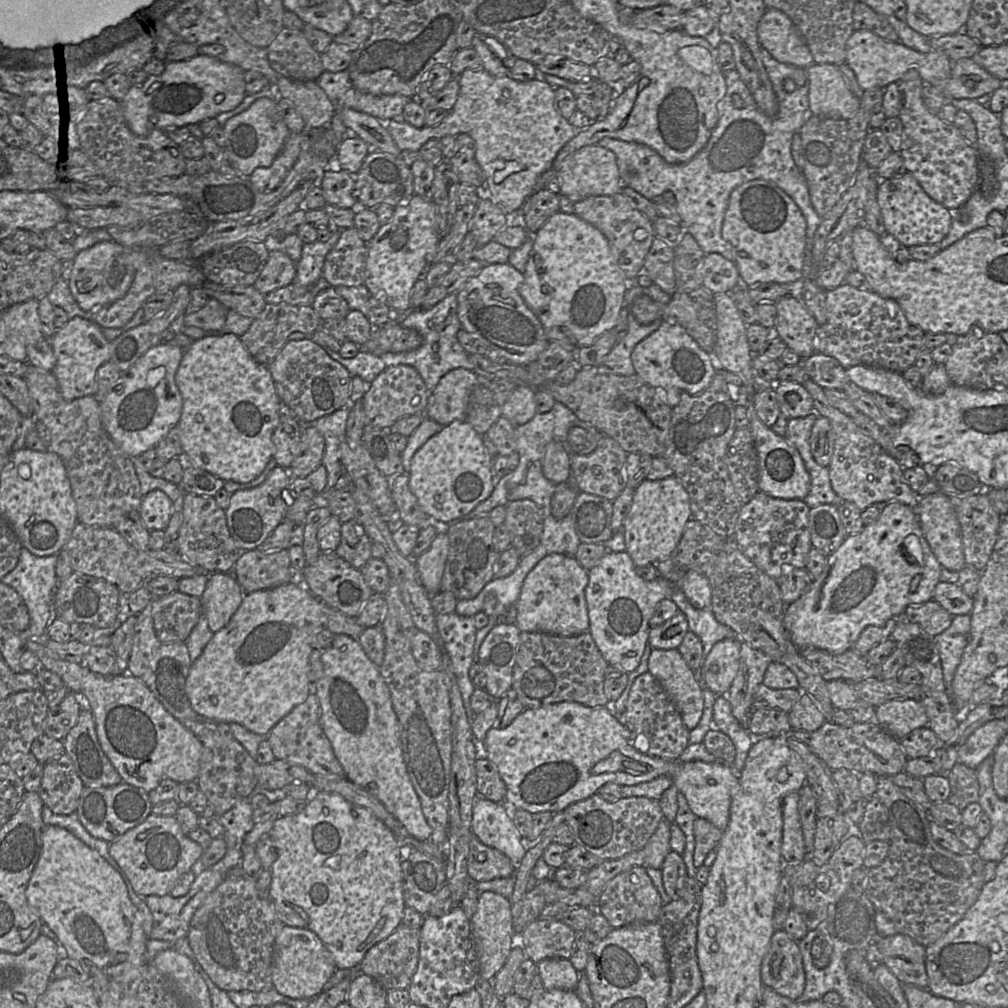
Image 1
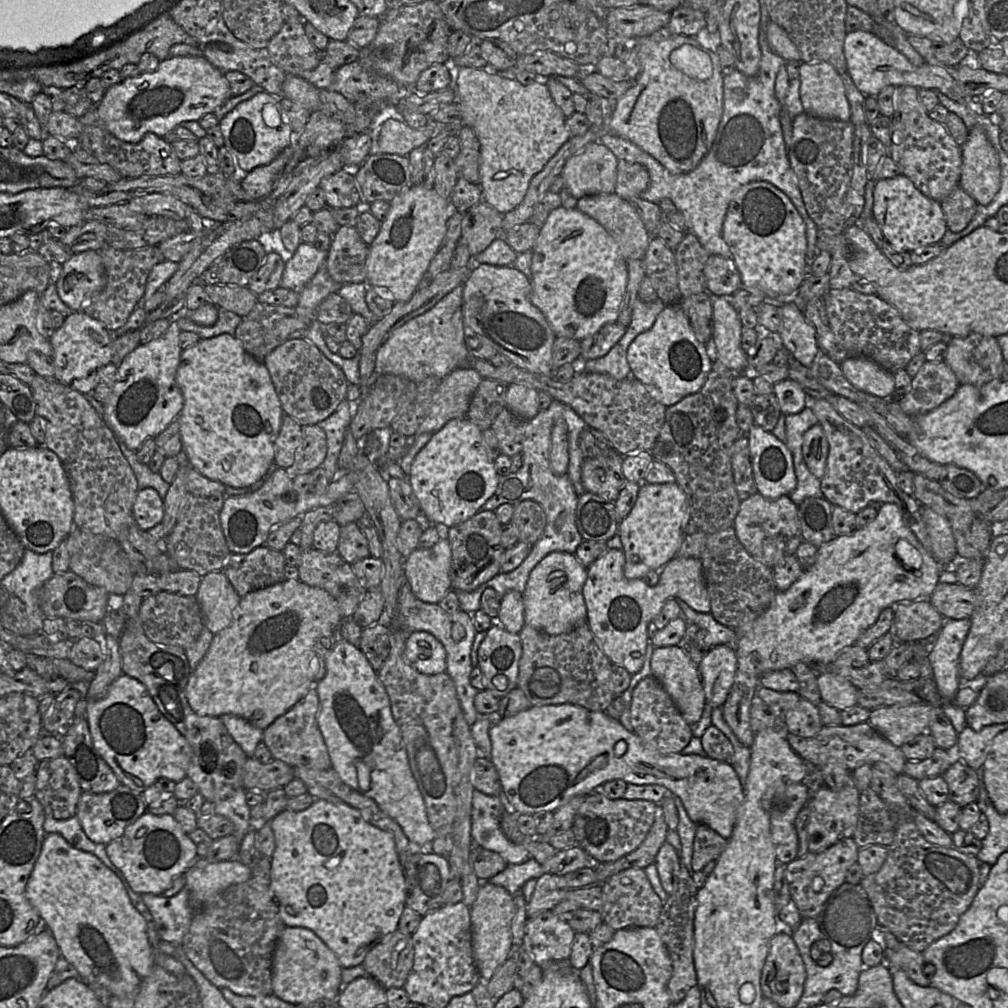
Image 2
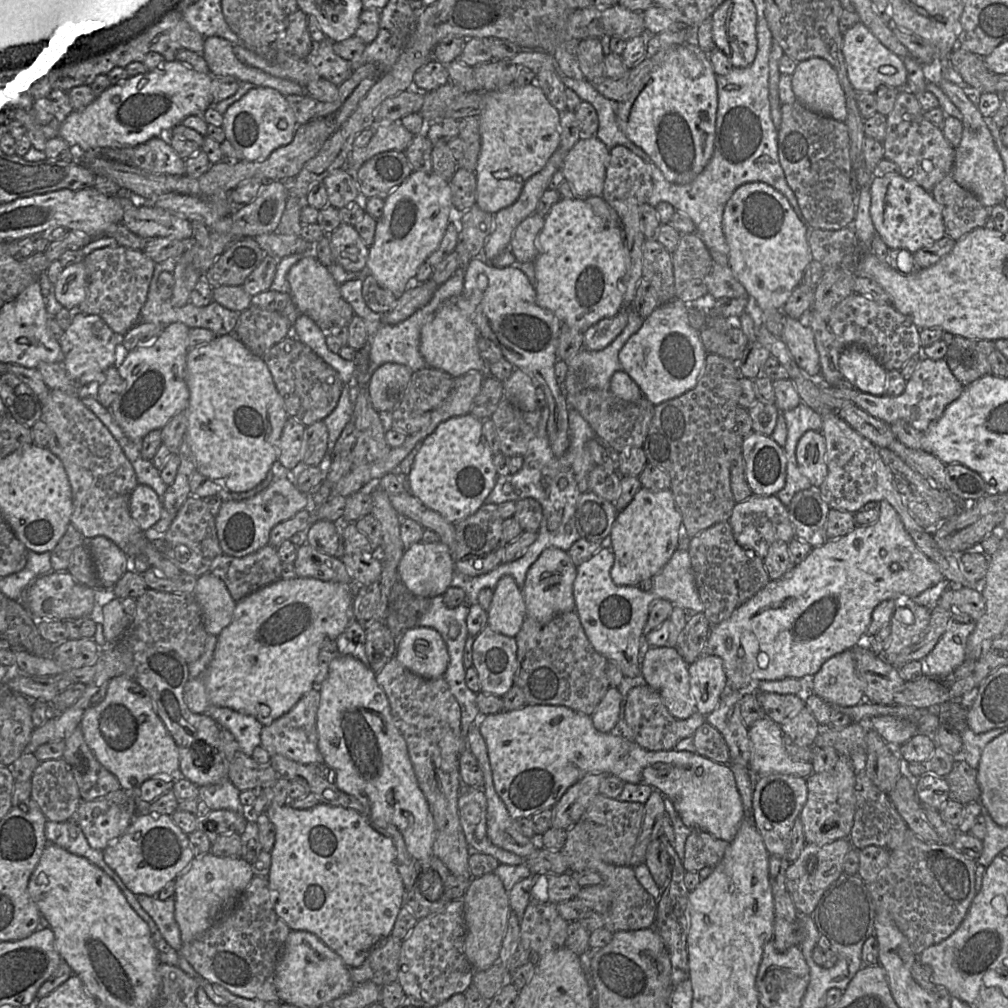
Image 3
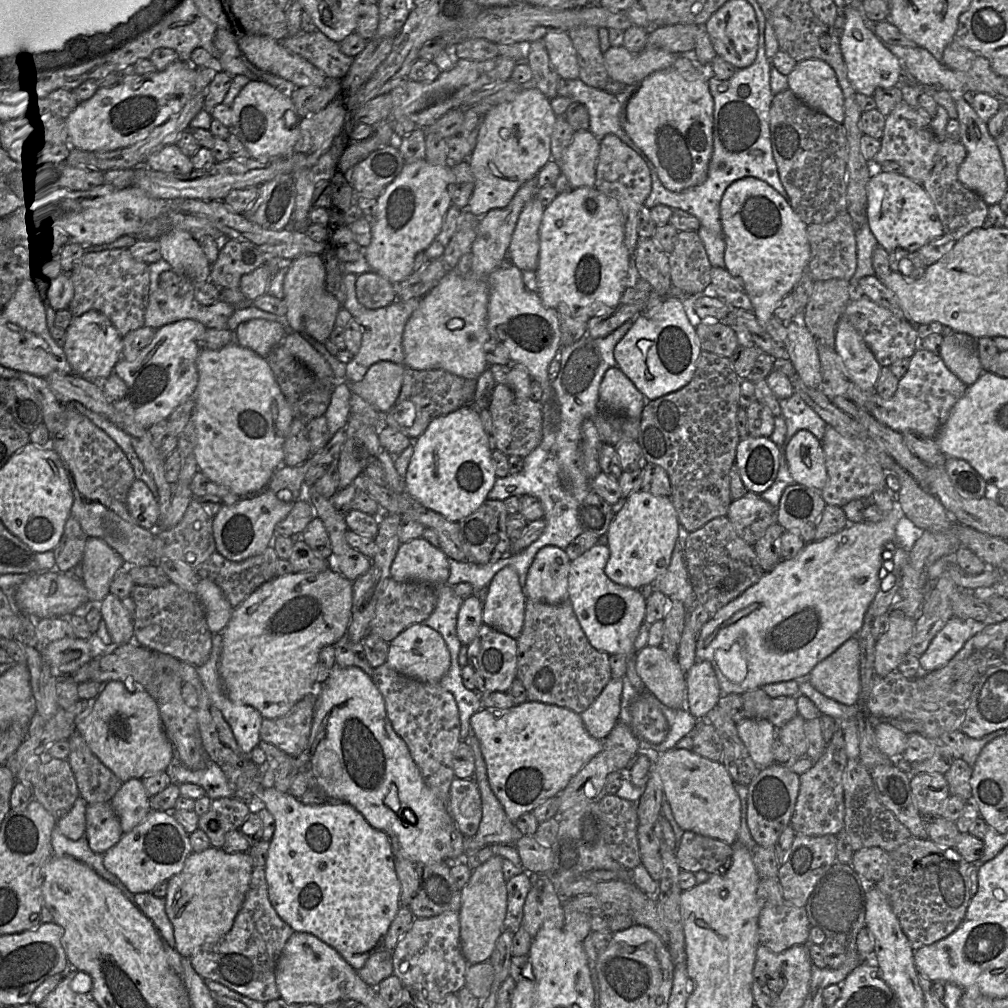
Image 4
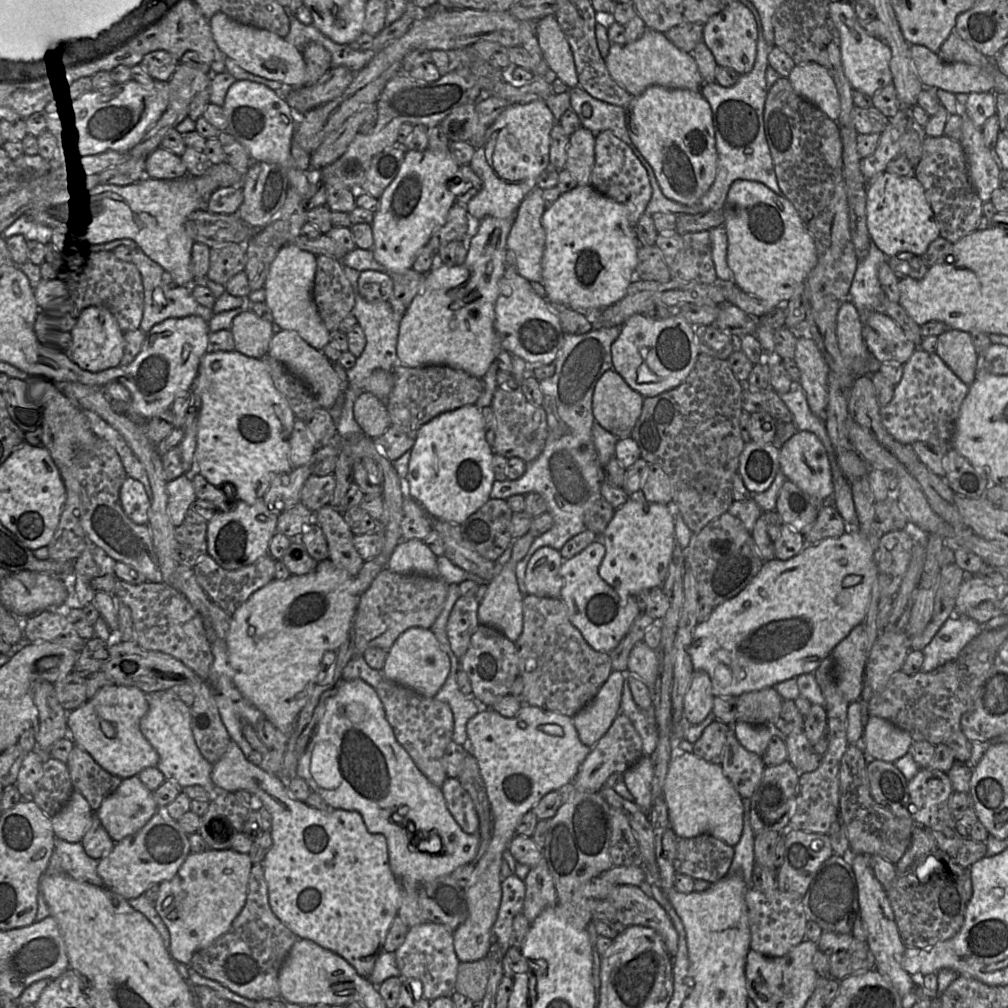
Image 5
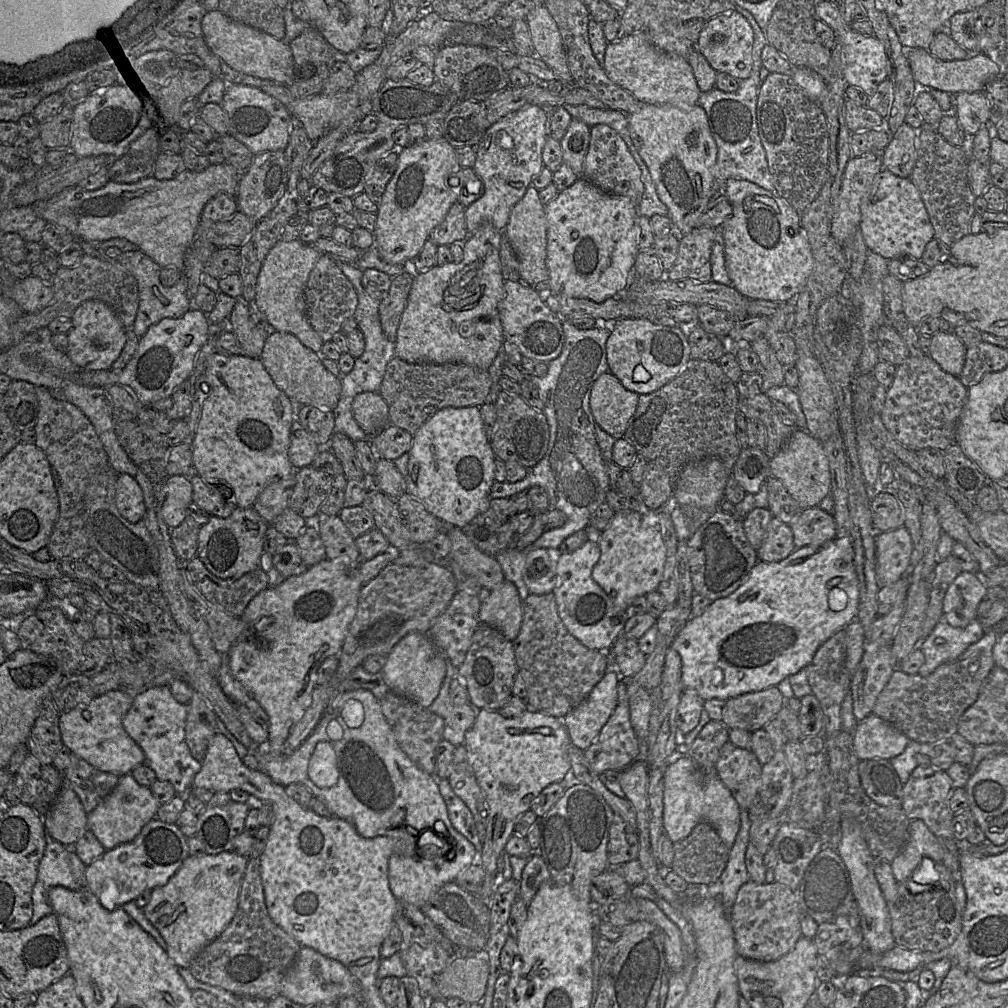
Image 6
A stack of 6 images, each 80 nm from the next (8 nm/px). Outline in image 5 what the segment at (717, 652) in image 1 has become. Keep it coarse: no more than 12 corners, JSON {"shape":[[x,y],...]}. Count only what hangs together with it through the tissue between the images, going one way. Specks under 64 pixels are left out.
{"shape":[[694,671],[684,697],[683,717],[699,724],[712,713],[708,673]]}

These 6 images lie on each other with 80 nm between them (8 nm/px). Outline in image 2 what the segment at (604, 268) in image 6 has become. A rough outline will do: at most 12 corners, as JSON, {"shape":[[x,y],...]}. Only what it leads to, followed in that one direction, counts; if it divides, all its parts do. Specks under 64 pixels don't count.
{"shape":[[576,207],[549,213],[530,301],[556,337],[616,322],[626,261]]}

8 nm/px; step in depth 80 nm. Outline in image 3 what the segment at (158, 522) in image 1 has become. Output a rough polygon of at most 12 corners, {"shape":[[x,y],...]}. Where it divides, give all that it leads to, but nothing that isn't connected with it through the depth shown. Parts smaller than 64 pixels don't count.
{"shape":[[138,483],[129,510],[143,532],[160,519],[162,499]]}

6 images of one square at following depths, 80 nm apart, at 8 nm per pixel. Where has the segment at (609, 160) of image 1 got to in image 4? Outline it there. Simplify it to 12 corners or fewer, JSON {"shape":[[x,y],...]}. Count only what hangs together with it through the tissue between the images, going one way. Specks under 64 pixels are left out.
{"shape":[[578,130],[558,162],[573,188],[594,187],[600,140]]}

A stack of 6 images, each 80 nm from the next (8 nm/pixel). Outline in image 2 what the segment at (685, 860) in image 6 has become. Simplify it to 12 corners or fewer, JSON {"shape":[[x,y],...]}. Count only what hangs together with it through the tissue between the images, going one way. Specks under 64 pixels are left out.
{"shape":[[697,824],[692,870],[716,861],[727,841],[707,825]]}

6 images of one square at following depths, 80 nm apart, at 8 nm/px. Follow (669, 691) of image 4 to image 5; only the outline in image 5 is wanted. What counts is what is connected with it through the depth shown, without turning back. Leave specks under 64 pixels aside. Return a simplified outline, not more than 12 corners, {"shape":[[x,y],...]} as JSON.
{"shape":[[643,641],[629,654],[627,671],[651,692],[658,674],[655,650]]}

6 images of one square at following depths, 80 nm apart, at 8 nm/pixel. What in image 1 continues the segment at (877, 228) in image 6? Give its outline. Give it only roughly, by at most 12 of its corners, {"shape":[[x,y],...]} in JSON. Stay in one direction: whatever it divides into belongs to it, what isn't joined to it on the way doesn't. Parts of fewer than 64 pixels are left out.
{"shape":[[907,172],[879,181],[885,232],[907,248],[940,243],[953,211]]}

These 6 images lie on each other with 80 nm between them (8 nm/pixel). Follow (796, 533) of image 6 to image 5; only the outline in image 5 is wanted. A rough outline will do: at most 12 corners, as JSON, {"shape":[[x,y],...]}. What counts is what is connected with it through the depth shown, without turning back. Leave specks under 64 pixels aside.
{"shape":[[822,506],[802,534],[806,544],[839,537],[845,522],[834,506]]}

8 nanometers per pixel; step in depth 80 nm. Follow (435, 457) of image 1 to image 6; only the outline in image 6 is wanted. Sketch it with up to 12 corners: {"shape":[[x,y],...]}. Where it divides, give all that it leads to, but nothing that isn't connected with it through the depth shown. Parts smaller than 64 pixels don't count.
{"shape":[[478,406],[413,435],[406,492],[444,524],[487,510],[496,456]]}

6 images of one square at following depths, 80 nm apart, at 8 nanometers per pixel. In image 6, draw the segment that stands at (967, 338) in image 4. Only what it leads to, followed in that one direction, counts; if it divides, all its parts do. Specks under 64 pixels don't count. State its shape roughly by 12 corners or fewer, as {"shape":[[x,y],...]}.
{"shape":[[954,333],[932,336],[929,356],[959,377],[966,346]]}

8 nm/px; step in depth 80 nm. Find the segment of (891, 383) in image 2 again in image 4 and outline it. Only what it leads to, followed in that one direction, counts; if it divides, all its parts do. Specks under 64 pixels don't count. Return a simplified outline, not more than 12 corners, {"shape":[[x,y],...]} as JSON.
{"shape":[[843,315],[835,350],[852,383],[874,389],[882,366]]}

